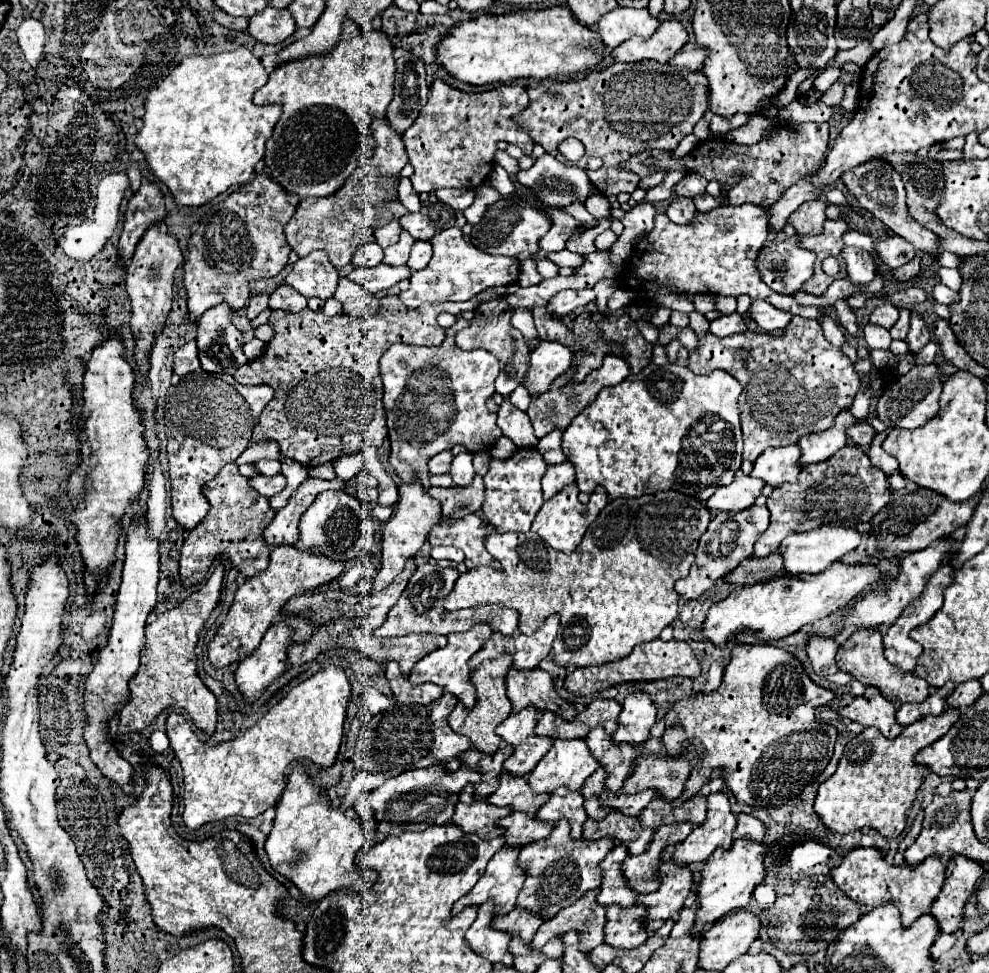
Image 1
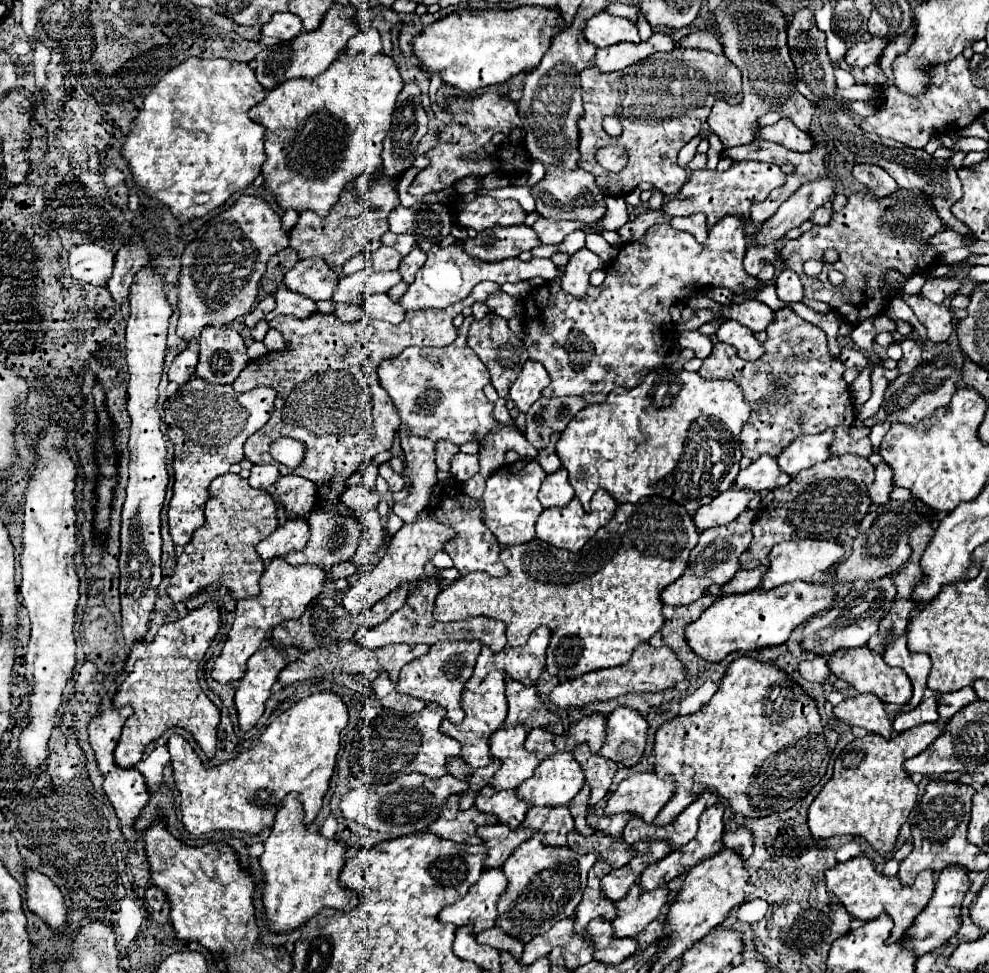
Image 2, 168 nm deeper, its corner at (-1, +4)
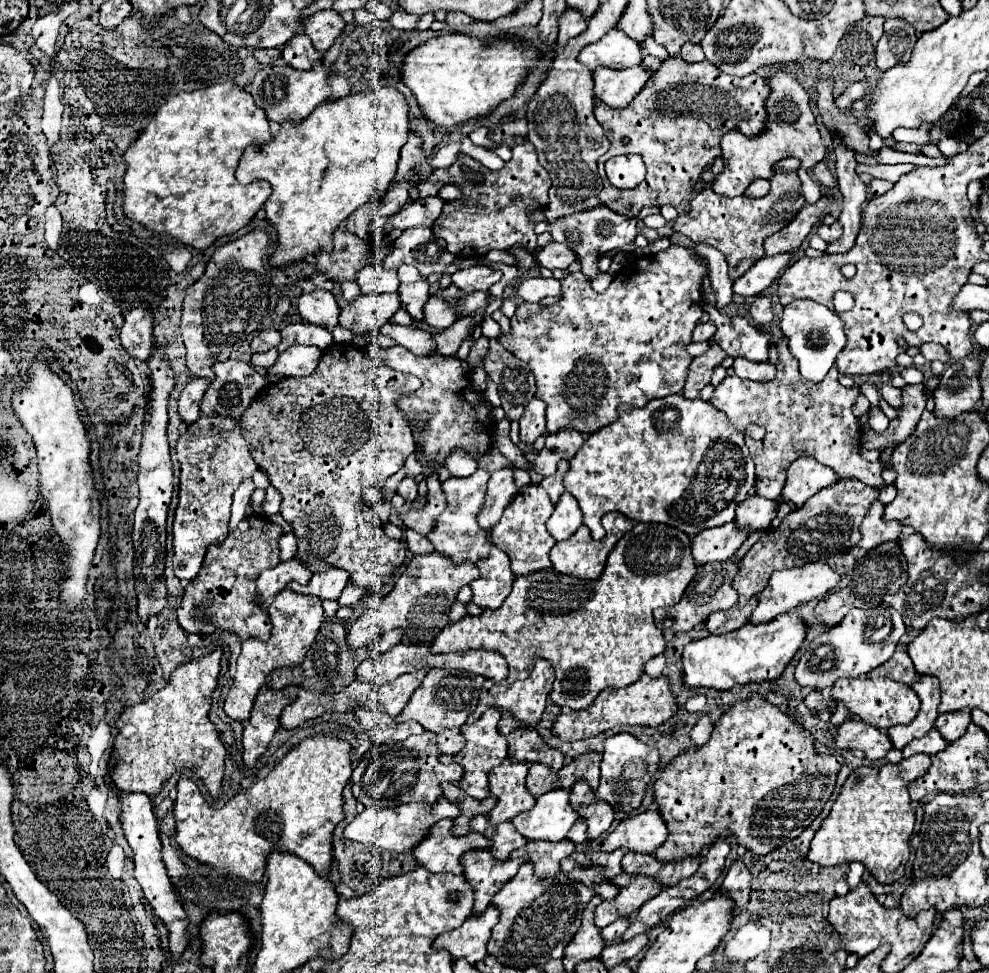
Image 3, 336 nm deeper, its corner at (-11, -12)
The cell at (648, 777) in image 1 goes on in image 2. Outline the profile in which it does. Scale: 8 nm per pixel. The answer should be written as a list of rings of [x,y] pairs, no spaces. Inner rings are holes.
[[[637,772],[627,776],[609,796],[605,814],[631,812],[651,824],[673,794],[675,780],[671,780],[671,776],[659,778],[655,772]]]

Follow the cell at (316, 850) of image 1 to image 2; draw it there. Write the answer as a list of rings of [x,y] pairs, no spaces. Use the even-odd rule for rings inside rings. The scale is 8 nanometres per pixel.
[[[287,794],[277,810],[271,834],[265,840],[265,852],[259,858],[265,880],[265,918],[269,920],[273,932],[285,932],[305,924],[323,906],[349,912],[359,904],[359,894],[343,886],[339,880],[339,874],[345,866],[347,844],[337,838],[325,838],[319,830],[307,826],[303,818],[305,812],[299,802],[299,794]]]

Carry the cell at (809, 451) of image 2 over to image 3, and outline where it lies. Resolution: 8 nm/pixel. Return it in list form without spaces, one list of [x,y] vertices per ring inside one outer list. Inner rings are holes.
[[[797,458],[789,470],[787,470],[787,482],[783,486],[781,496],[791,502],[795,508],[801,508],[801,504],[817,494],[821,488],[827,488],[829,484],[835,484],[837,476],[831,468],[825,468],[823,464],[815,462],[813,458]]]

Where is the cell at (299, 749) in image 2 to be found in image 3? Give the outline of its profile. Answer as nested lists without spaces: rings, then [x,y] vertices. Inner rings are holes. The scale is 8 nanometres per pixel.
[[[323,734],[305,738],[297,744],[269,774],[267,778],[253,784],[249,790],[233,796],[223,808],[213,808],[201,796],[195,782],[181,778],[177,784],[177,800],[173,804],[175,816],[175,842],[185,856],[213,866],[221,878],[239,880],[247,884],[261,884],[265,874],[265,862],[271,852],[289,852],[299,856],[315,868],[319,876],[327,876],[331,870],[331,834],[343,820],[343,788],[347,786],[353,766],[349,760],[351,746],[345,740],[327,738]]]

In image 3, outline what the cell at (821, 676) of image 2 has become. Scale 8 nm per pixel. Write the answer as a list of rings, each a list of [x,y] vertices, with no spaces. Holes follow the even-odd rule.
[[[809,692],[807,694],[807,698],[805,698],[805,706],[809,708],[809,710],[829,710],[831,708],[831,712],[834,712],[833,702],[827,698],[827,696],[823,696],[821,692]]]

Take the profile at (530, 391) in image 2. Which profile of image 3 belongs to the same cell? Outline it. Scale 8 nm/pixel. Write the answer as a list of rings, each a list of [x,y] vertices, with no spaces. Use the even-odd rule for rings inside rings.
[[[533,398],[523,412],[523,418],[519,420],[521,426],[521,442],[525,444],[533,444],[539,436],[545,434],[545,402],[541,402],[539,398]]]

